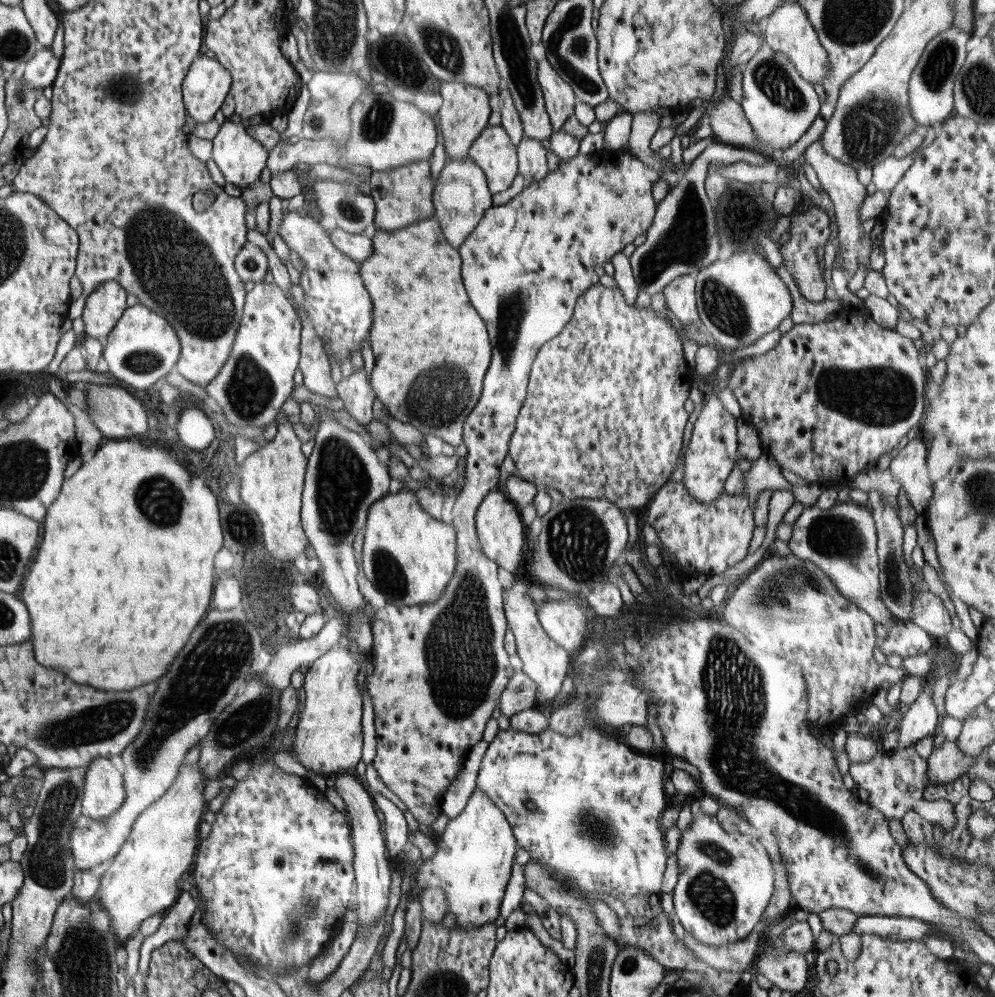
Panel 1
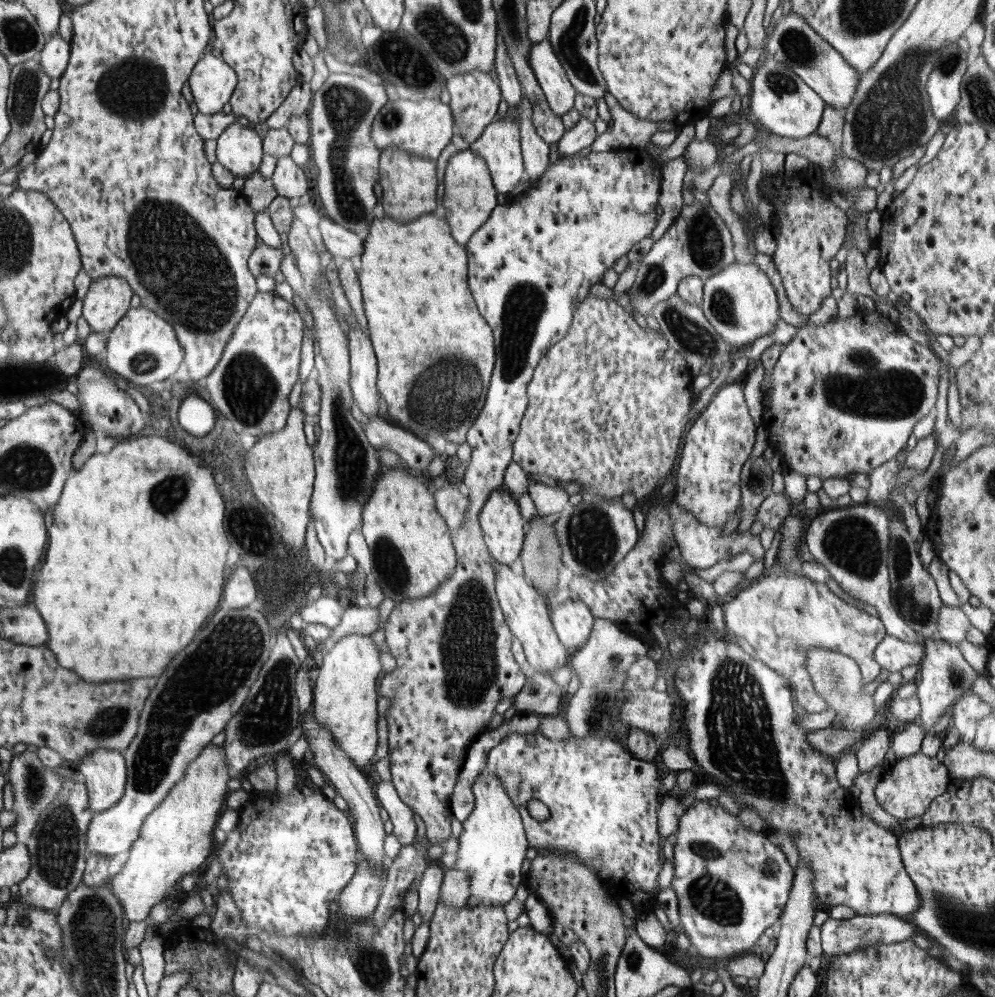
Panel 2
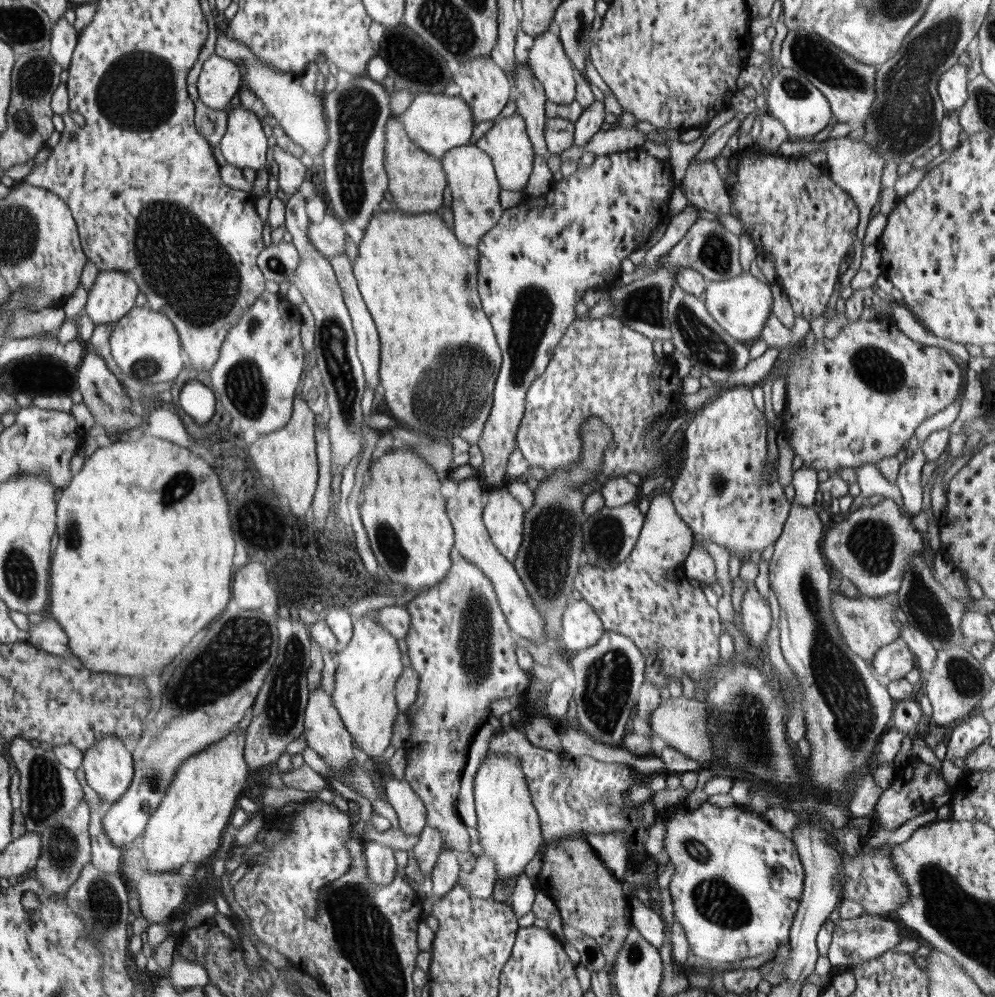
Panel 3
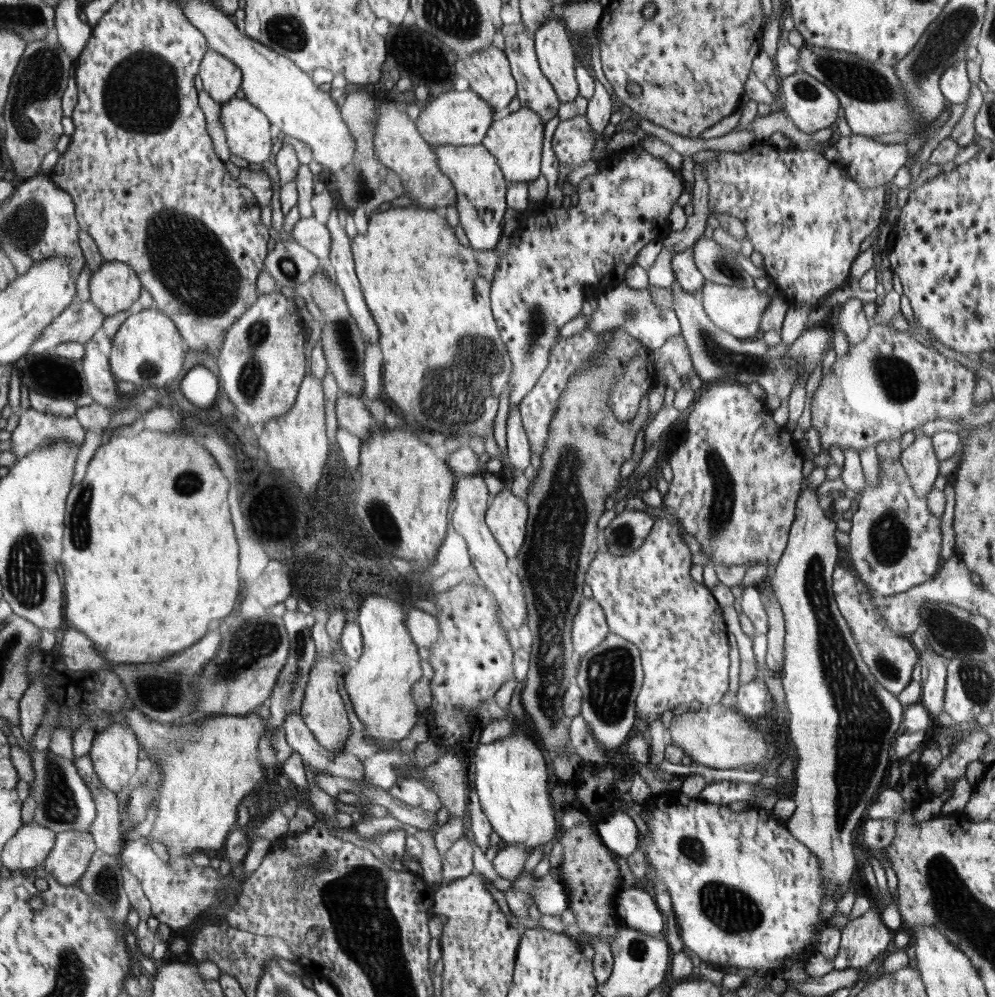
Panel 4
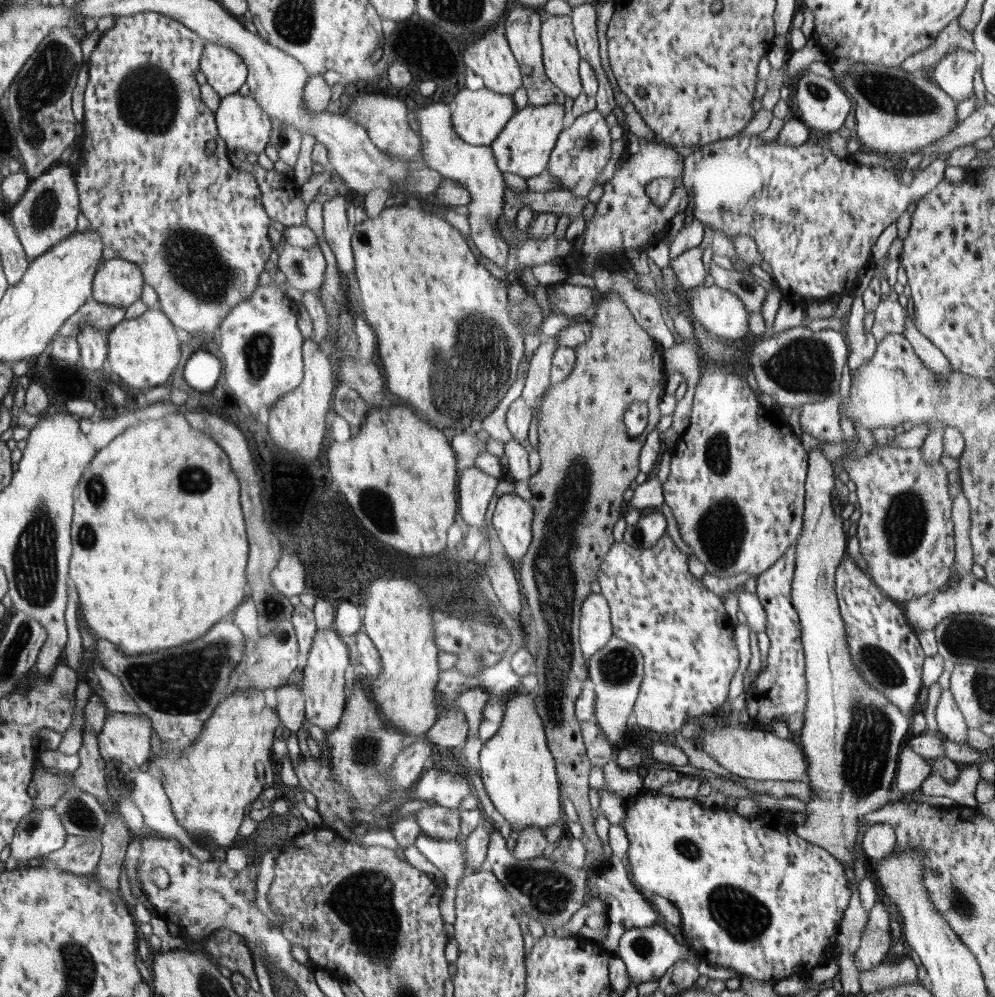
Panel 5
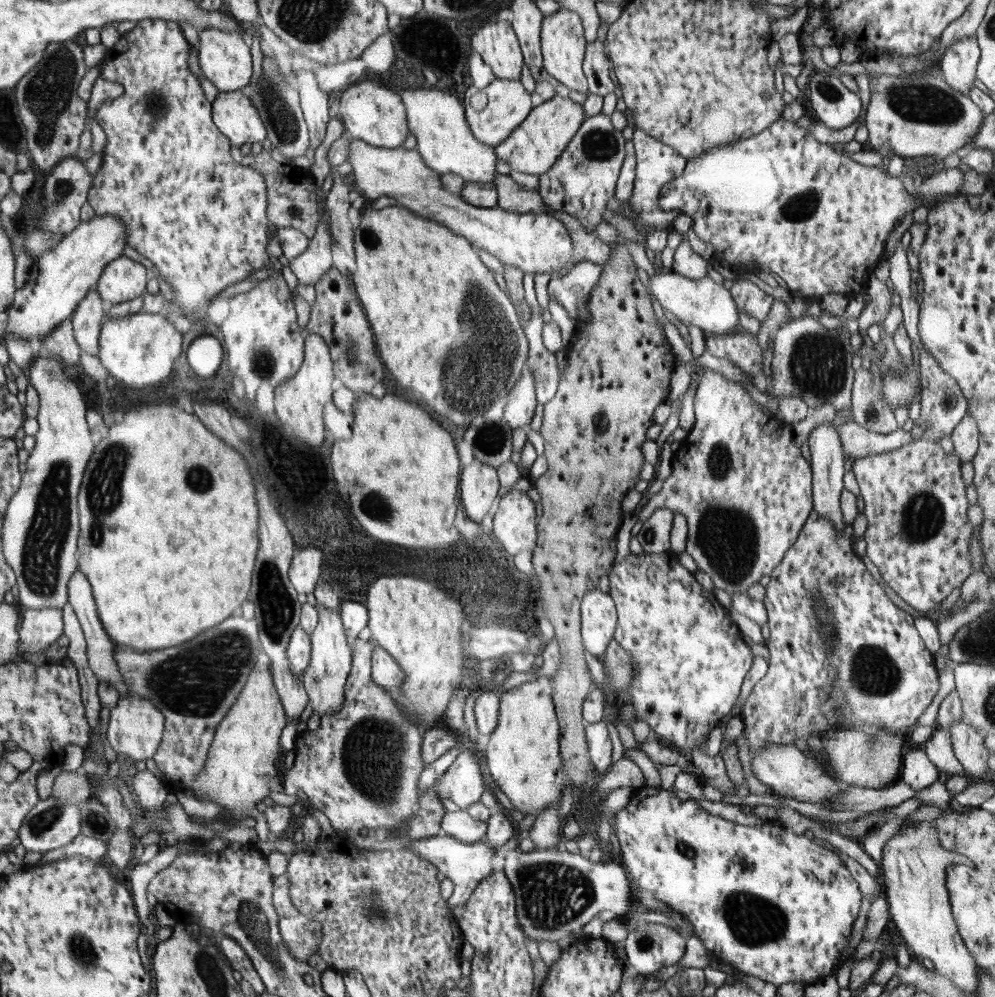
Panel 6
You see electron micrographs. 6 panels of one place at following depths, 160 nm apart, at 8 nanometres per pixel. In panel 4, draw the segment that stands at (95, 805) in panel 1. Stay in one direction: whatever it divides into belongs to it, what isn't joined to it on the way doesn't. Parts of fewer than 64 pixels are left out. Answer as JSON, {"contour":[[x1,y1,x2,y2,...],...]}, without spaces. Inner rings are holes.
{"contour":[[112,723,103,731,96,733,92,742,92,749,89,756,94,766,94,772,98,774,98,778,112,792,119,793,123,788,128,788,128,782,133,779,138,764,138,758,143,755,143,747,137,739,133,728,122,726,122,723]]}

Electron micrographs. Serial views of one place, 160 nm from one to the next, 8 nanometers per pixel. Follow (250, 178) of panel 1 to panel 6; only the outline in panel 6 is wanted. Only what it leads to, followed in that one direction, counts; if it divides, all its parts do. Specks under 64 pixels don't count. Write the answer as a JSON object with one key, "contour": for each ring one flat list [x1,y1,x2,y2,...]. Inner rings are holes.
{"contour":[[246,91,219,92,212,103,212,107,213,123,229,137,234,146,241,147,242,144,248,144,248,142,251,144,263,142,267,138,266,127,258,111,252,106,252,102,246,98]]}

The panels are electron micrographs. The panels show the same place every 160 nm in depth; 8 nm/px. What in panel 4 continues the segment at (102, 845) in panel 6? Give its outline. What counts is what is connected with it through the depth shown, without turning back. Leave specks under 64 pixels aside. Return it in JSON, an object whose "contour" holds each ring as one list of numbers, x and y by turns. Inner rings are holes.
{"contour":[[89,831,56,833,54,846,46,857,44,868,58,883,77,883,86,872,96,850,98,848]]}

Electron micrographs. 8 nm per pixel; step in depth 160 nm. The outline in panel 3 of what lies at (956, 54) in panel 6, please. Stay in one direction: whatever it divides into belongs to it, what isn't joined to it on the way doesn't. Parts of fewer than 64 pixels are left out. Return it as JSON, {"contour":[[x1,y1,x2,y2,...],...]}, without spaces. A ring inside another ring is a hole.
{"contour":[[958,63,942,73,938,83,938,92,946,112,956,111,968,100,966,66]]}

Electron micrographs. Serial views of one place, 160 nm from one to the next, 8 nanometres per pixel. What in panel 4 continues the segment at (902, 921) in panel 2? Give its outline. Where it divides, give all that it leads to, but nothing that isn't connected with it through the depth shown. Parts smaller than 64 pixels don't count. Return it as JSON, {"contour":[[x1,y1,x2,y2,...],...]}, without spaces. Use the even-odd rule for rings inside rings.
{"contour":[[875,904,841,930,839,951,832,960,834,968,864,969,890,946,893,937,892,930,882,921,881,908]]}

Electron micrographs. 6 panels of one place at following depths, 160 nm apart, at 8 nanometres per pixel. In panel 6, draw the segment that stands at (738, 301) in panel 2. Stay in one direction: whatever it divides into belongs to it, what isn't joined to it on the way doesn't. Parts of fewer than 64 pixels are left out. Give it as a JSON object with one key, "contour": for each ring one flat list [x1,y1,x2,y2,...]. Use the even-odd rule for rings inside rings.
{"contour":[[658,267,656,276,652,276,649,280,652,297,656,297,661,308,674,314,686,327,696,326,703,333,714,335,728,335,740,330,739,310,731,293,723,285,714,282,710,276,694,280,673,273,672,270,663,271]]}

